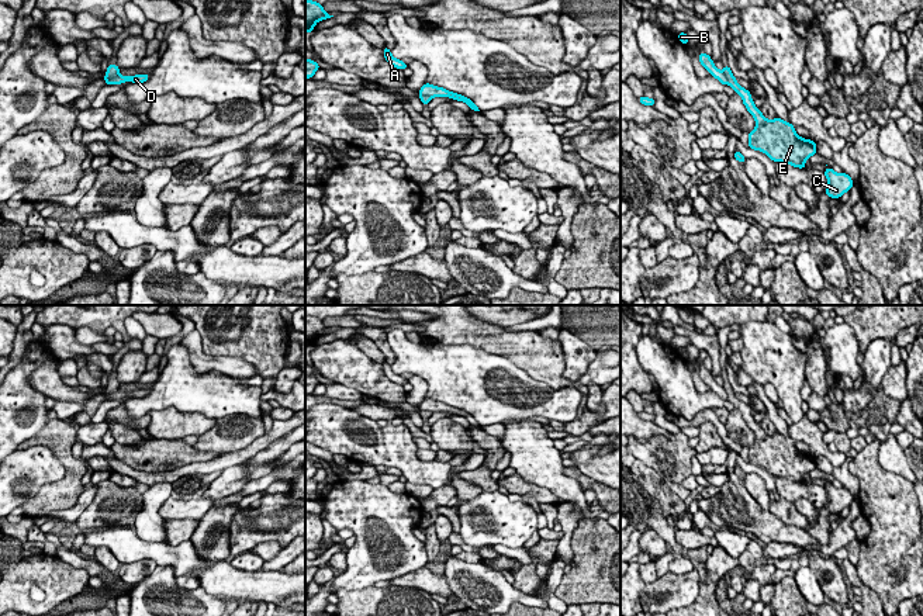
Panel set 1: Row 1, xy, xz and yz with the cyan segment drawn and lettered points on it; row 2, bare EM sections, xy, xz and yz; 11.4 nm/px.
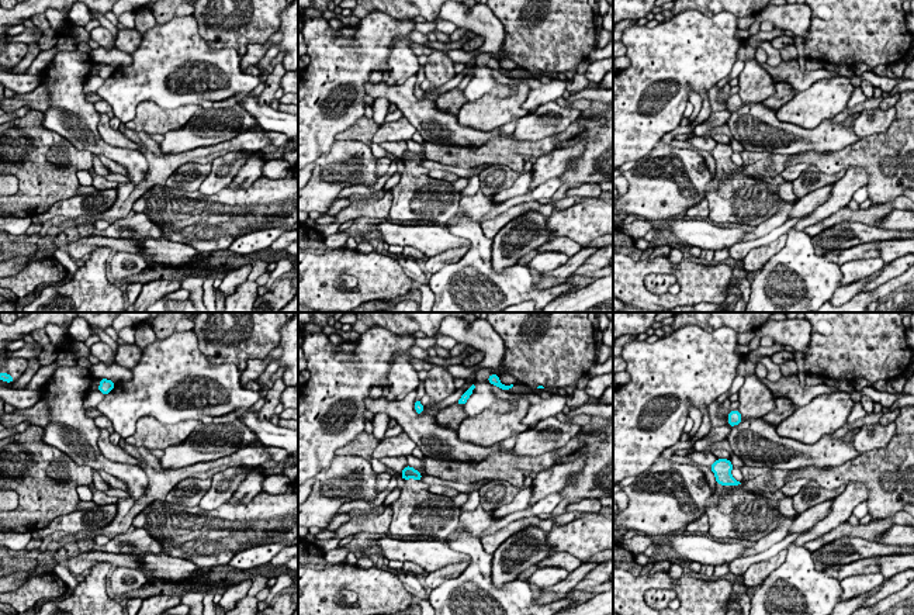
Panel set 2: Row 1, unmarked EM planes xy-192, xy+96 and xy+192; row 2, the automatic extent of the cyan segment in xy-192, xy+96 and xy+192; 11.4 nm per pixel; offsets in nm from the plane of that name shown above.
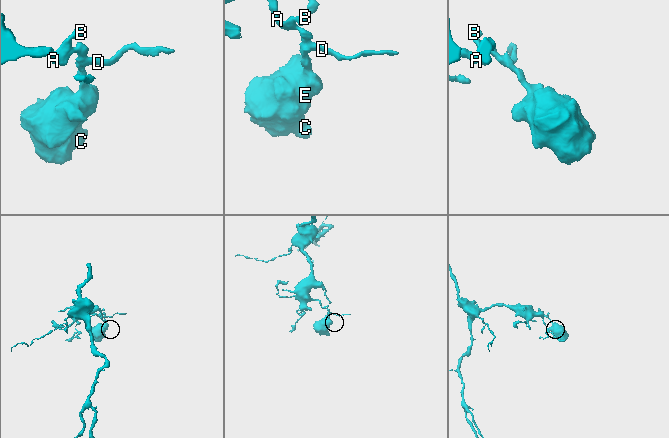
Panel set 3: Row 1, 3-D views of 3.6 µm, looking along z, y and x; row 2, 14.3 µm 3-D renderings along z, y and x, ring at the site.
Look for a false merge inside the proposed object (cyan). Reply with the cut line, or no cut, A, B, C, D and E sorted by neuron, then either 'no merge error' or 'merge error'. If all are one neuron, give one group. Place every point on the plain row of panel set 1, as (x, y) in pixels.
cut xy (118, 387), (109, 398); groups A B D / C E; merge error

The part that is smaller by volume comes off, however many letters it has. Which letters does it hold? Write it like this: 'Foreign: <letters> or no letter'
Foreign: C, E

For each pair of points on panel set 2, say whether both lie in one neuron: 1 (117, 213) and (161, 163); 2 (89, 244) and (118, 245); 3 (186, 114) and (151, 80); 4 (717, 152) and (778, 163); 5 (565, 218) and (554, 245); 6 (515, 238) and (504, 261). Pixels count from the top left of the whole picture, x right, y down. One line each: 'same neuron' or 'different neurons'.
1: same neuron
2: same neuron
3: different neurons
4: different neurons
5: different neurons
6: same neuron

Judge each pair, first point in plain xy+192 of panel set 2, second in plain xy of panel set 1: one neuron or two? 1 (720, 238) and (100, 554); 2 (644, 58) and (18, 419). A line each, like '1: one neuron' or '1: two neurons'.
1: two neurons
2: one neuron

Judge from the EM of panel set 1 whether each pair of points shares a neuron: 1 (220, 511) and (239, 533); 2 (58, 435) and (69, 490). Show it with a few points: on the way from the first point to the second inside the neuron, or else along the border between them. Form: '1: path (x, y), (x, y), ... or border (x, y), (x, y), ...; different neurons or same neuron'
1: border (239, 509), (232, 516), (230, 528), (231, 557); different neurons
2: path (62, 449), (71, 463), (71, 476); same neuron

